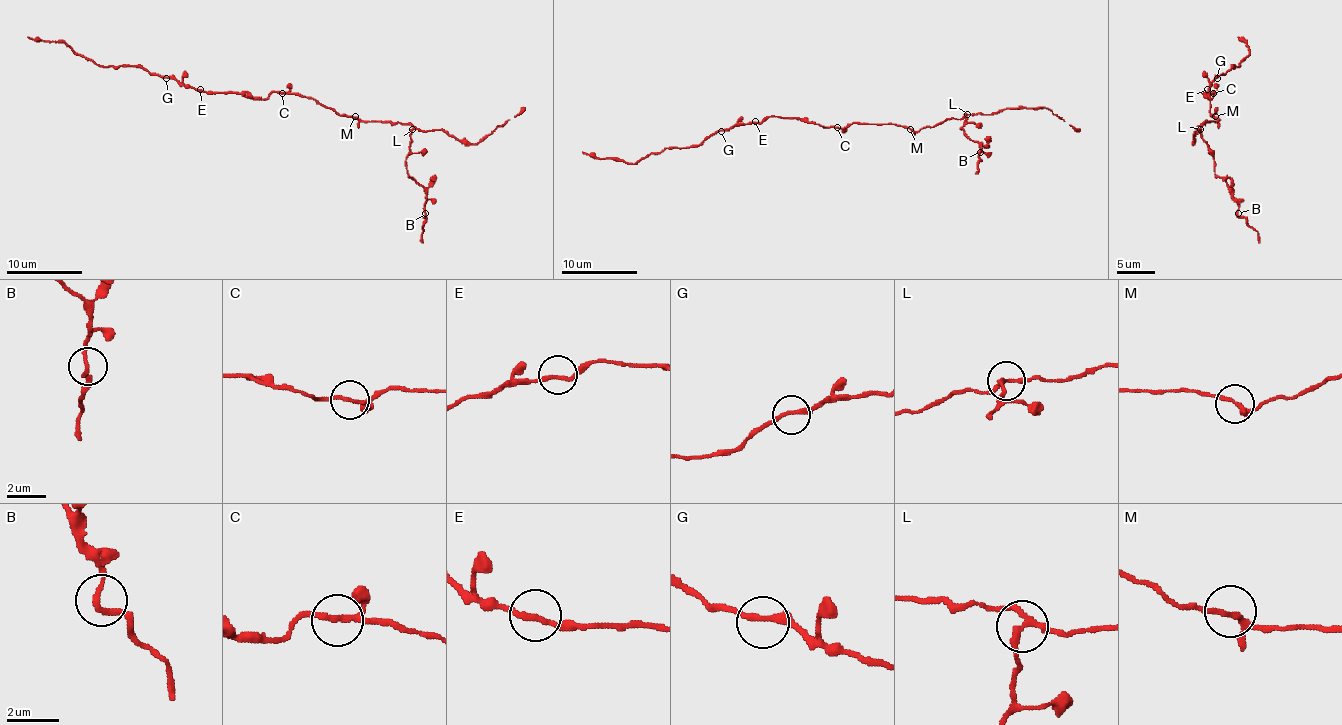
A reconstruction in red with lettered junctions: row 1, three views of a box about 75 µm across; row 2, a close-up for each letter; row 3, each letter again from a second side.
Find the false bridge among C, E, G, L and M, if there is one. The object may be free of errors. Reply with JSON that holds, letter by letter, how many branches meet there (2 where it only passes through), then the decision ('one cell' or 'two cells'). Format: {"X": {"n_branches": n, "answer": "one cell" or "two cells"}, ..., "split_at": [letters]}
{"C": {"n_branches": 3, "answer": "one cell"}, "E": {"n_branches": 2, "answer": "one cell"}, "G": {"n_branches": 2, "answer": "one cell"}, "L": {"n_branches": 3, "answer": "two cells"}, "M": {"n_branches": 3, "answer": "one cell"}, "split_at": ["L"]}

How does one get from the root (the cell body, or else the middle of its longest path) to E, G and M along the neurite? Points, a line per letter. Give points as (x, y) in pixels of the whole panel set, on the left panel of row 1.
E: (282, 91), (273, 91), (265, 99), (252, 99), (240, 93), (208, 93), (200, 89)
G: (282, 91), (273, 91), (265, 99), (252, 99), (240, 93), (196, 91), (166, 78)
M: (282, 91), (313, 97), (339, 114), (355, 116)

